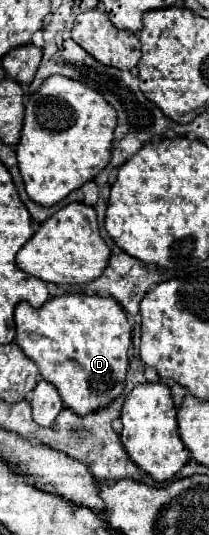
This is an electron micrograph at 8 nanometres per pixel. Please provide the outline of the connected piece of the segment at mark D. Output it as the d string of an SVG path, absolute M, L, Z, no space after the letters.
M64 294L50 298L42 308L32 308L28 302L20 302L16 312L16 342L22 352L38 366L40 376L56 386L62 402L76 414L90 414L120 396L124 390L128 370L128 350L132 346L132 326L126 320L126 312L114 298L86 296L86 294Z

